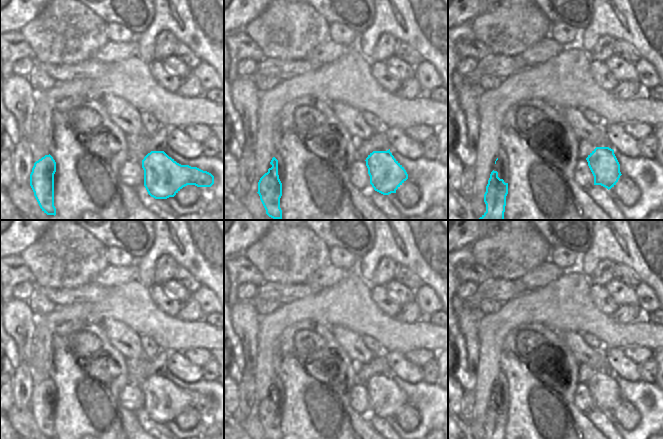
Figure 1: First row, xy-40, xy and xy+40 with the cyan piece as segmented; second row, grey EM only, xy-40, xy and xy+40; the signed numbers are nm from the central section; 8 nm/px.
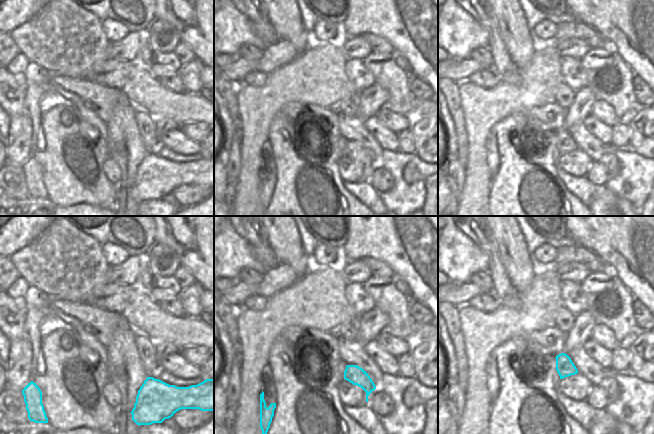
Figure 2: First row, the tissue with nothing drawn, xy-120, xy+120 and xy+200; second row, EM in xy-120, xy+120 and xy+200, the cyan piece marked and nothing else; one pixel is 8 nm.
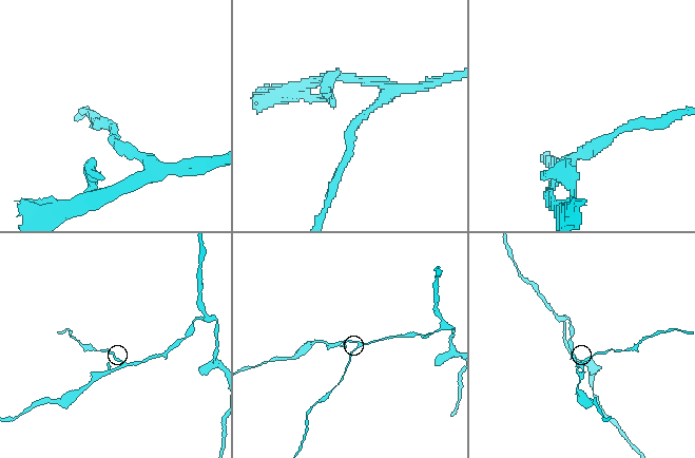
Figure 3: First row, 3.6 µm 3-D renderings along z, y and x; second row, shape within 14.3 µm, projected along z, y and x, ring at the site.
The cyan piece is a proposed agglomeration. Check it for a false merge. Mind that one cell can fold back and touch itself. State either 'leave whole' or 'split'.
leave whole

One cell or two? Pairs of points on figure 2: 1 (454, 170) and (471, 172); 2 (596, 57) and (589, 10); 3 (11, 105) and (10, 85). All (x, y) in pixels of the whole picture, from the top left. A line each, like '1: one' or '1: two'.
1: two
2: two
3: one

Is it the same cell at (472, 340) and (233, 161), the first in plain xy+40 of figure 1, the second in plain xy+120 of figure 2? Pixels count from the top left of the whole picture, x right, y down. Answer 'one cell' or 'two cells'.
one cell

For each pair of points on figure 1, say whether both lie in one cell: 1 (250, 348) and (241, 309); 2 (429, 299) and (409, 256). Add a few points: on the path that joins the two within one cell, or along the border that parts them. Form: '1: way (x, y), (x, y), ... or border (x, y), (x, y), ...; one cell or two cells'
1: way (249, 338), (245, 319); one cell
2: border (424, 283), (437, 295); two cells

